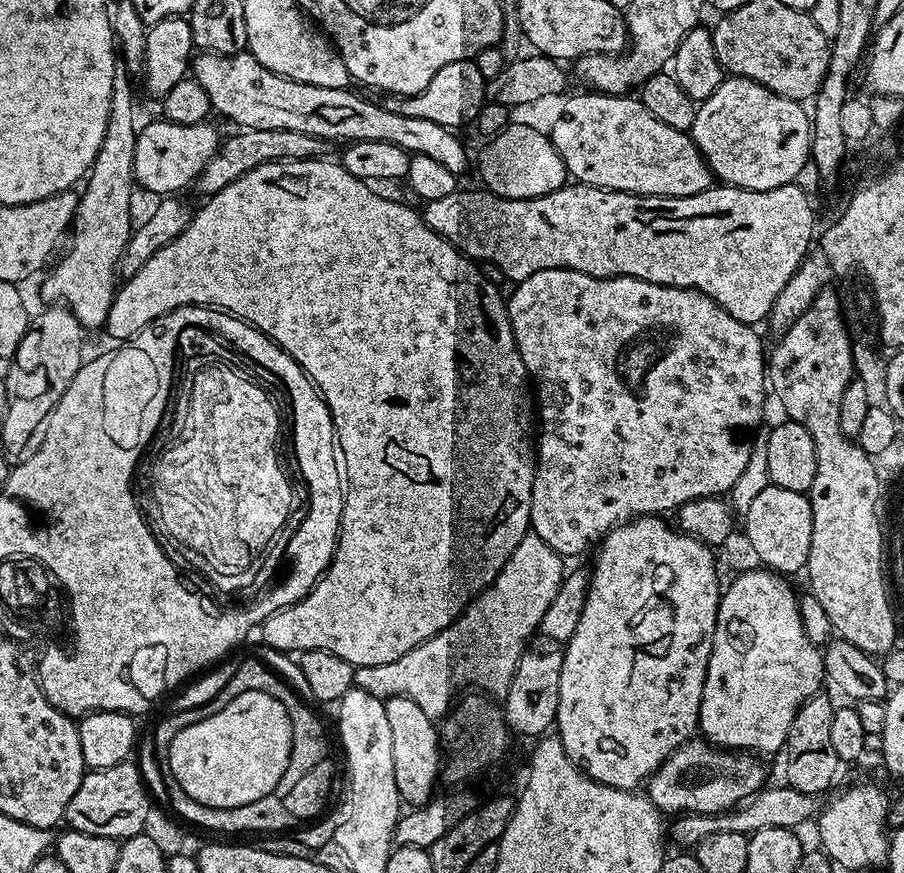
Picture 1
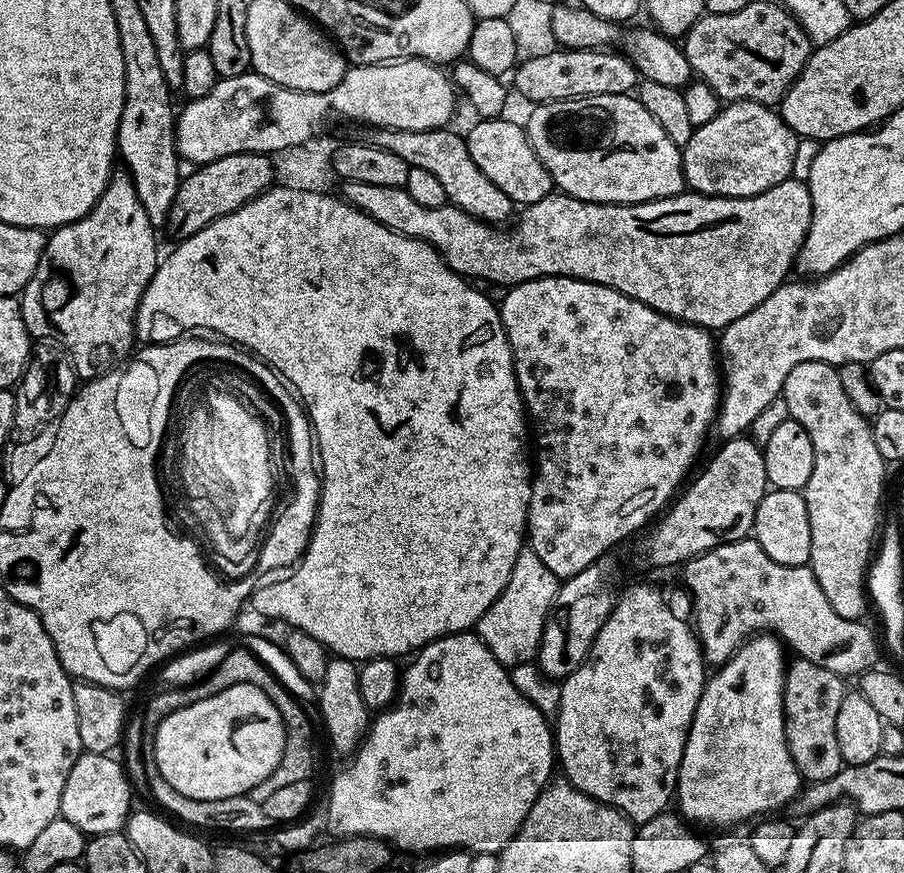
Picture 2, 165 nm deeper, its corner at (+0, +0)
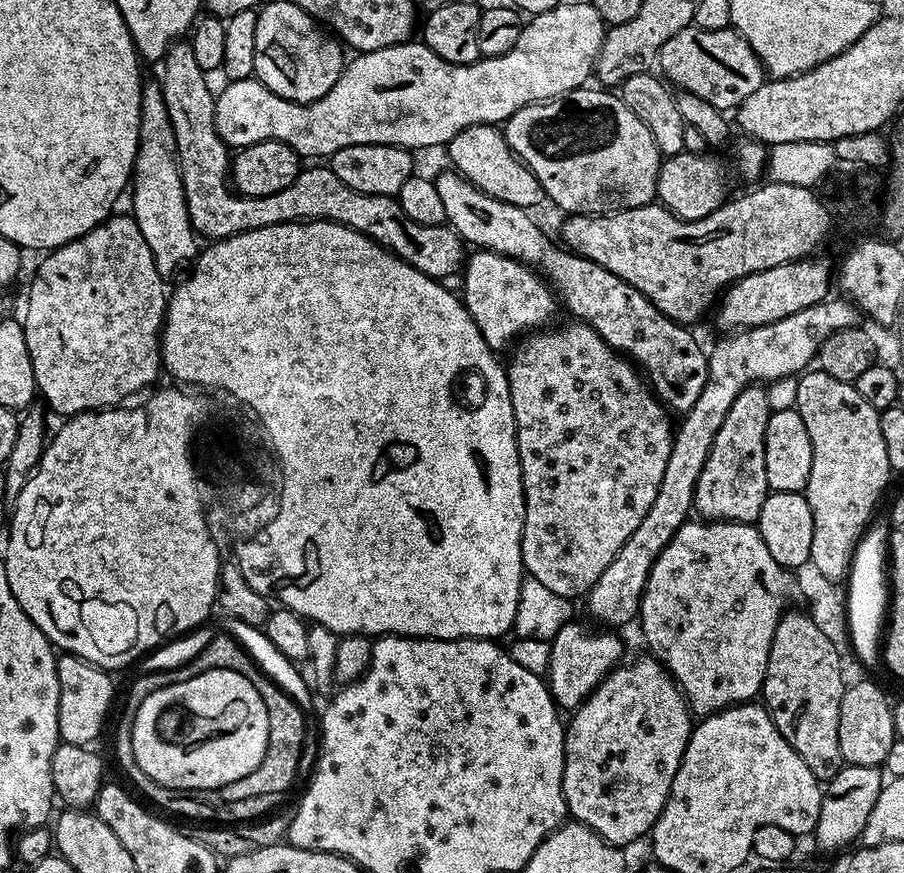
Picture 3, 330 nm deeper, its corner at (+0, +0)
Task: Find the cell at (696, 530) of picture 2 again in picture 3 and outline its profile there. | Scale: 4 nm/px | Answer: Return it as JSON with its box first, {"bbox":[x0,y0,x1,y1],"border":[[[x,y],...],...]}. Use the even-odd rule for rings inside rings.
{"bbox":[694,386,772,524],"border":[[[764,386],[742,390],[742,394],[734,398],[730,410],[726,410],[726,419],[714,438],[696,487],[694,508],[705,521],[729,520],[735,524],[756,524],[759,521],[762,502],[766,502],[770,491],[764,443],[766,422],[772,413],[768,389]]]}

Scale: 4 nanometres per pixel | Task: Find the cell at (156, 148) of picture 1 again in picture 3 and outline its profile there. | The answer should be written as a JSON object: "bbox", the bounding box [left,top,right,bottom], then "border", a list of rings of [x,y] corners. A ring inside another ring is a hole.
{"bbox":[214,2,606,158],"border":[[[561,2],[554,10],[546,10],[542,14],[531,17],[521,27],[518,34],[518,42],[514,42],[514,50],[510,50],[501,56],[485,56],[475,60],[473,64],[451,64],[442,58],[438,58],[438,54],[434,54],[434,50],[430,50],[422,42],[405,42],[395,44],[389,48],[382,50],[374,50],[373,52],[361,52],[353,55],[345,63],[344,69],[340,72],[338,82],[334,82],[334,86],[330,86],[330,90],[322,98],[318,98],[309,104],[299,104],[293,100],[282,98],[278,94],[274,94],[269,90],[261,80],[249,78],[246,80],[233,80],[225,83],[225,88],[219,89],[216,96],[216,109],[214,110],[214,122],[218,134],[228,145],[229,149],[239,150],[246,146],[254,146],[258,142],[266,142],[267,140],[277,140],[278,142],[286,142],[286,146],[290,146],[301,158],[308,156],[324,156],[331,158],[338,150],[342,150],[346,146],[366,146],[367,144],[385,144],[386,146],[394,146],[395,148],[406,148],[409,150],[417,150],[416,148],[436,148],[446,146],[454,138],[454,134],[458,134],[462,130],[466,130],[466,126],[474,126],[475,124],[494,124],[503,125],[518,110],[522,110],[528,104],[539,104],[542,100],[553,100],[556,96],[565,96],[567,92],[573,92],[575,88],[587,85],[590,77],[593,75],[596,59],[600,53],[600,47],[604,41],[604,33],[606,25],[604,20],[598,14],[598,10],[594,10],[591,2],[584,4],[568,4]]]}

